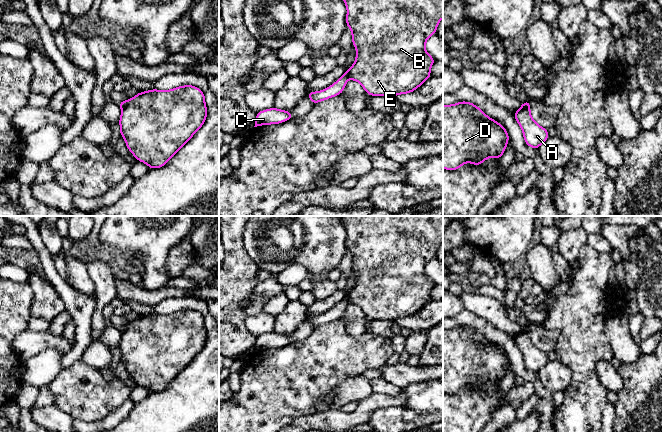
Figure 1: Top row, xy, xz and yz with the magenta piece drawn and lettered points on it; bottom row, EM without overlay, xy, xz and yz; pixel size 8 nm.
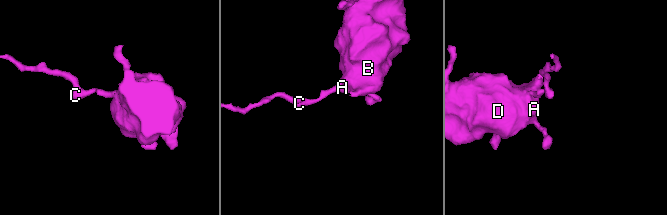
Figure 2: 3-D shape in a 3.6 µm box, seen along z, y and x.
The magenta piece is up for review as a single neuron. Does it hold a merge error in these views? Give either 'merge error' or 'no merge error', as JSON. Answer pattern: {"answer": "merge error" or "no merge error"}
{"answer": "merge error"}

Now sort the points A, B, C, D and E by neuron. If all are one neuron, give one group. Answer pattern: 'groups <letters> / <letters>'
groups A B D E / C

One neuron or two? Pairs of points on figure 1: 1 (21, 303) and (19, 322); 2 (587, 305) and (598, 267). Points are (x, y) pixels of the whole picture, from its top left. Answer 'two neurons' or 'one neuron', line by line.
1: one neuron
2: one neuron

